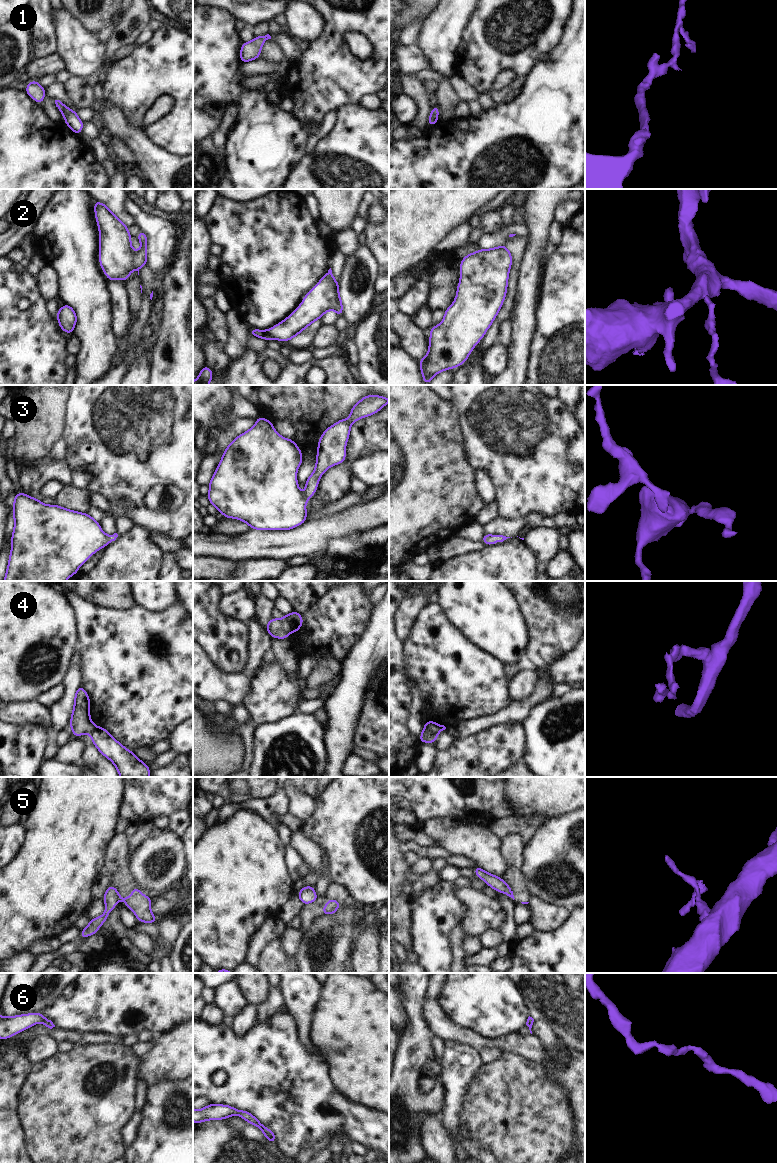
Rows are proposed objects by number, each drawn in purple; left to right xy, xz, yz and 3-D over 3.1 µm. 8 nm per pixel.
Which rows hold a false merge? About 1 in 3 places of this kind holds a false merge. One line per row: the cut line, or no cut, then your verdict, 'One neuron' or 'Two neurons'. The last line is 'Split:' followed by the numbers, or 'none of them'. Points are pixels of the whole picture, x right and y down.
1: No split. One neuron
2: No split. One neuron
3: No split. One neuron
4: Split along xz (285, 616), (292, 631). Two neurons
5: Split along xy (118, 895), (119, 899). Two neurons
6: No split. One neuron
Split: 4, 5

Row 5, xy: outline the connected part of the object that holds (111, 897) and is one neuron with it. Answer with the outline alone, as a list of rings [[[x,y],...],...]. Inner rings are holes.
[[[110,884],[107,887],[102,900],[106,904],[104,913],[98,918],[93,918],[91,921],[89,921],[88,926],[85,929],[81,930],[79,938],[89,937],[97,933],[102,924],[107,921],[109,913],[115,908],[116,904],[118,903],[119,891]]]

